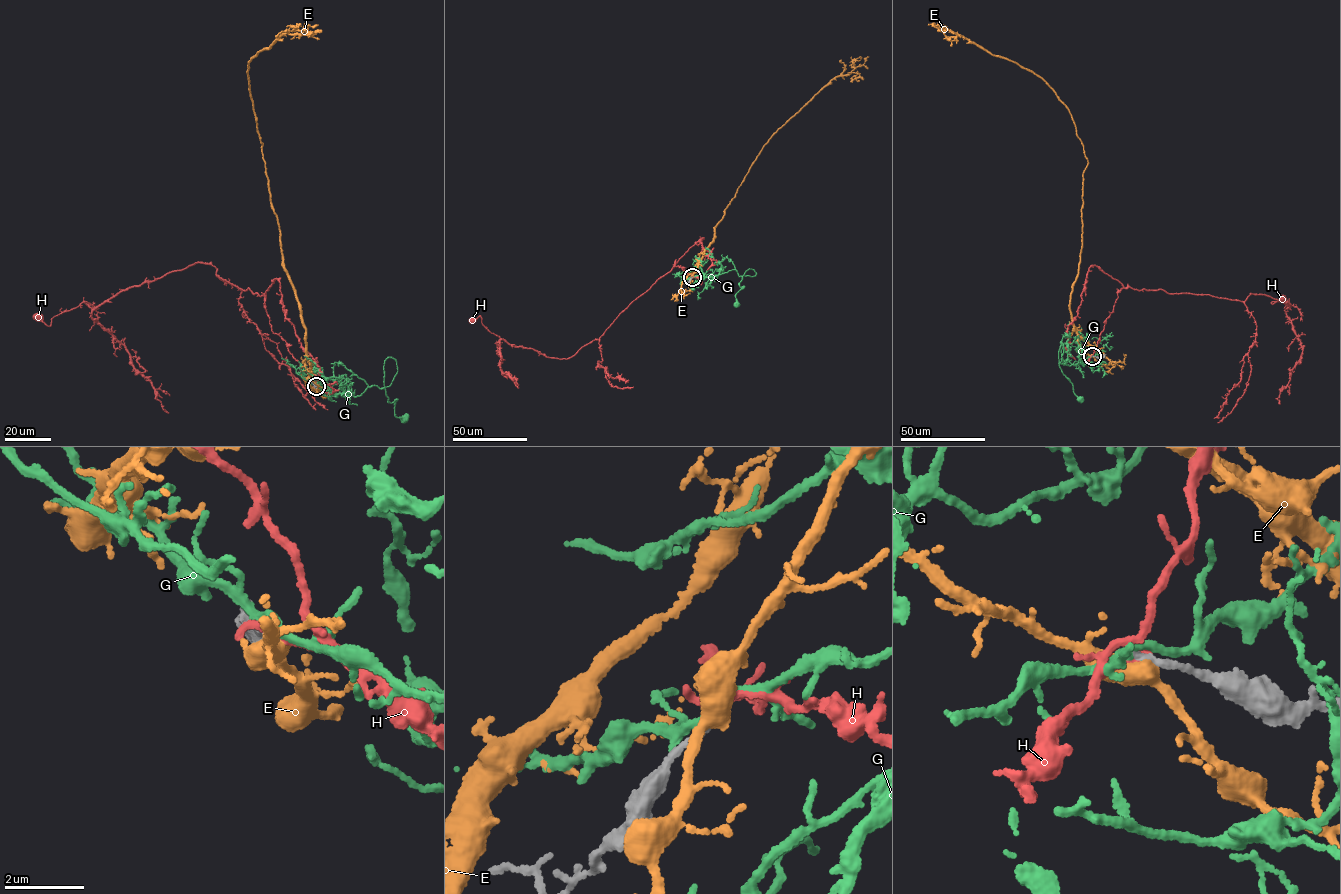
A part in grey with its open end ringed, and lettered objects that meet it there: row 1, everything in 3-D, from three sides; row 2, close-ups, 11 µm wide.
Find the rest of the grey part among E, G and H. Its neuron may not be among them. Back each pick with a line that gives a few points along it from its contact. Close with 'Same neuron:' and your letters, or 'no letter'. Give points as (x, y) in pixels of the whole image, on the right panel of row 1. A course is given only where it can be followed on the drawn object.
G: Its course: (1093, 356), (1070, 366), (1061, 358), (1065, 364), (1060, 362), (1062, 343), (1058, 351), (1059, 367), (1080, 399)
Same neuron: G

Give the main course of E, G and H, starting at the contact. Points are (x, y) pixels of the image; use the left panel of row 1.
E: (316, 387), (301, 307), (284, 267), (247, 72), (248, 62), (284, 34), (314, 33), (303, 28), (308, 25)
G: (316, 386), (355, 397), (368, 386), (387, 387), (397, 371), (390, 357), (385, 393), (404, 419)
H: (316, 387), (272, 331), (264, 294), (206, 263), (93, 308), (83, 302), (49, 326), (39, 316)

